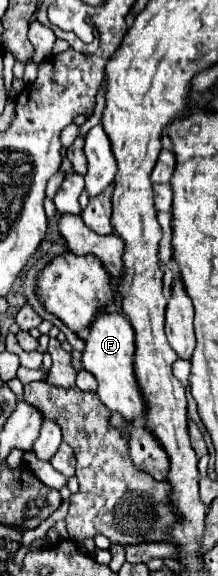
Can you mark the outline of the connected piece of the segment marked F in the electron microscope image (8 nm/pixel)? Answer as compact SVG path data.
M100 312L90 326L90 336L86 338L86 350L82 352L82 364L98 380L98 396L112 412L120 412L124 418L146 416L146 400L140 392L134 374L134 328L132 324L116 312Z

